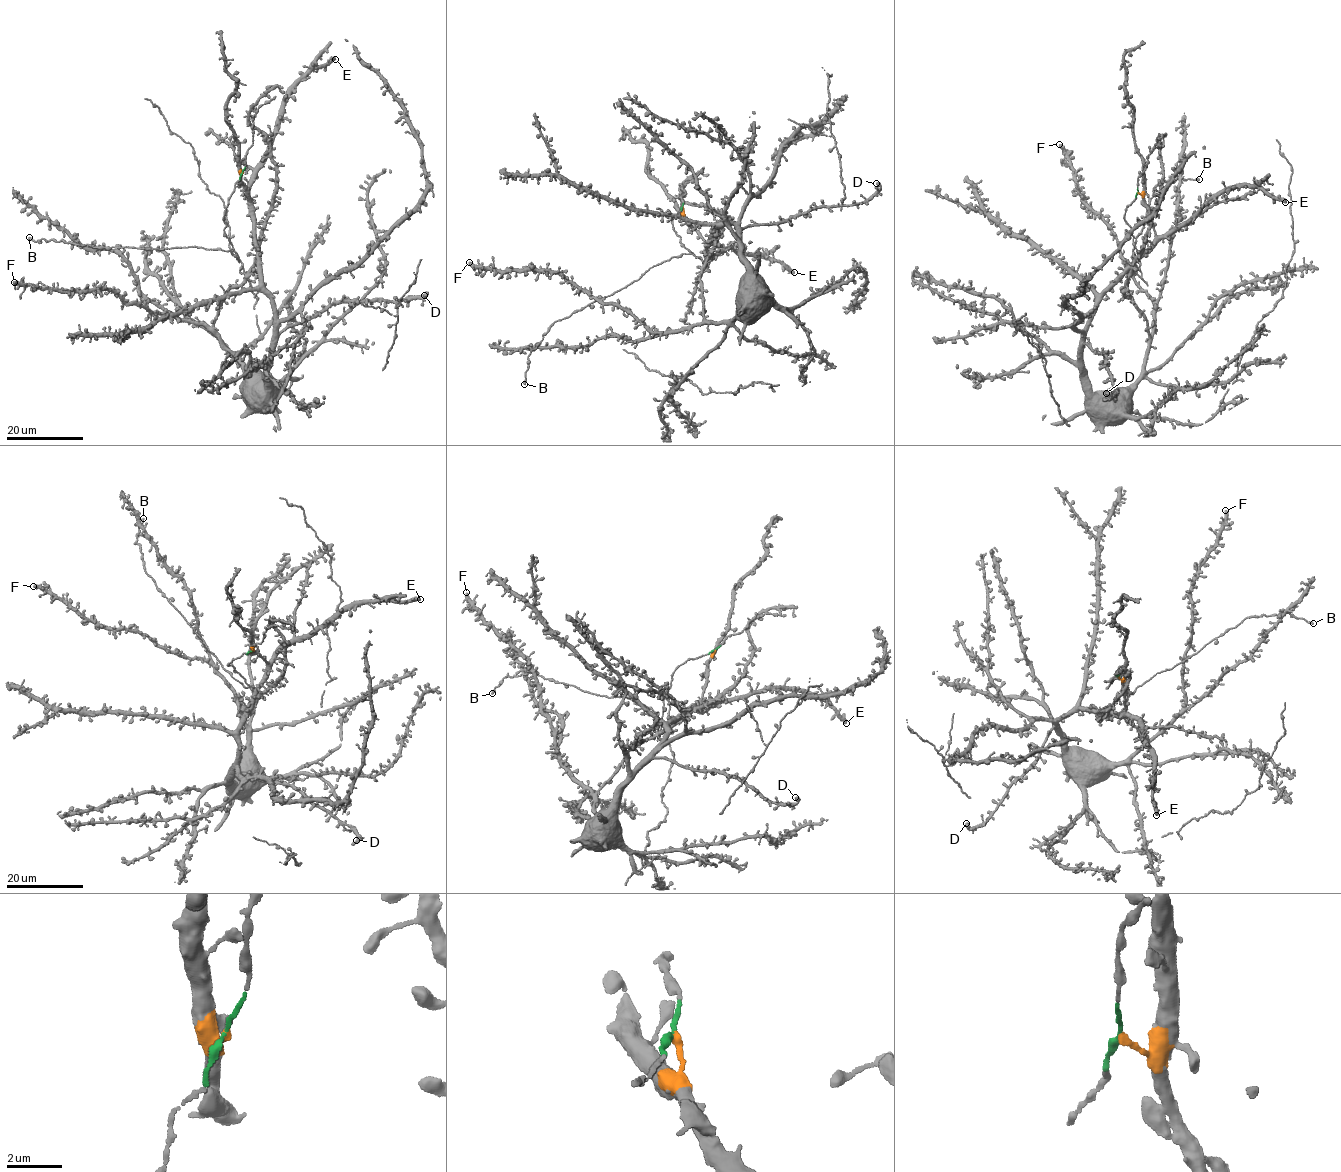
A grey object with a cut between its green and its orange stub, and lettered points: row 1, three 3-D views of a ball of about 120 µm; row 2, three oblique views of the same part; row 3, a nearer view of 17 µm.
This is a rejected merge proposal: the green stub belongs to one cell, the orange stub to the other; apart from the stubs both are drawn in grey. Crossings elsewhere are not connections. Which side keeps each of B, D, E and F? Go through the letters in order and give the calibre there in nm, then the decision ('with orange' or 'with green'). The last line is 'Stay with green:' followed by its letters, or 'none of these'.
B: 280 nm thick; with green
D: 550 nm thick; with orange
E: 440 nm thick; with orange
F: 440 nm thick; with orange
Stay with green: B

